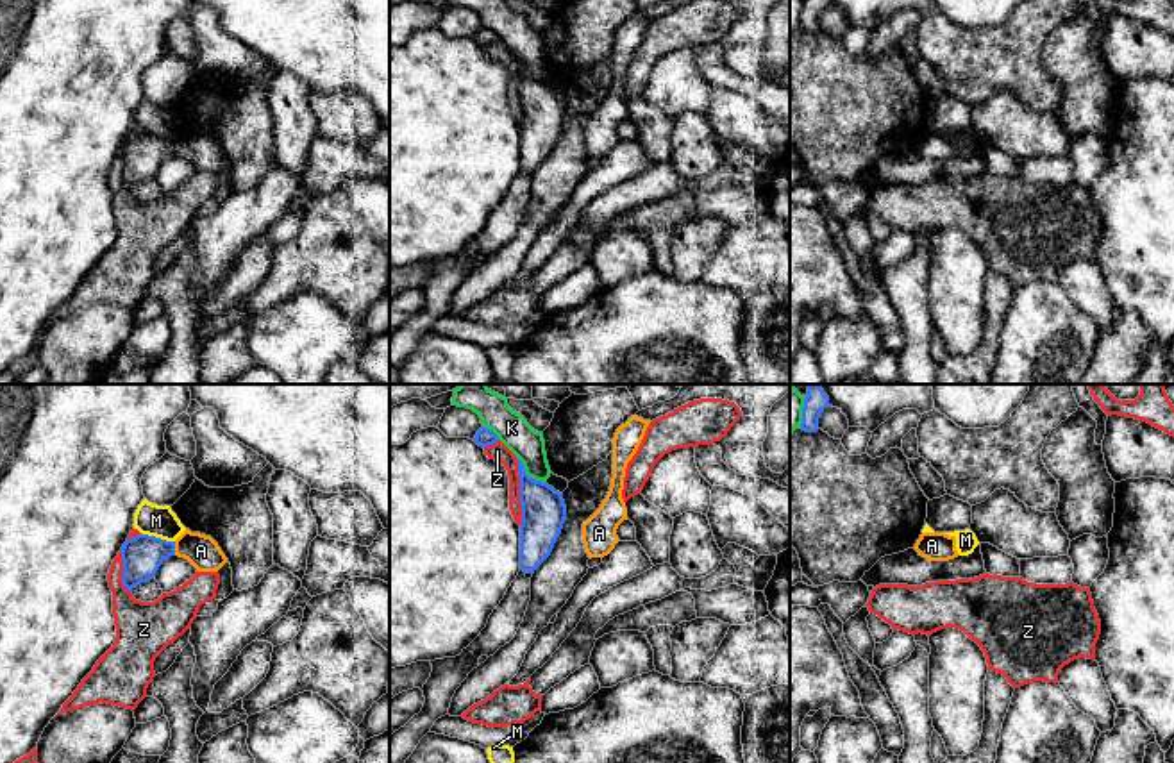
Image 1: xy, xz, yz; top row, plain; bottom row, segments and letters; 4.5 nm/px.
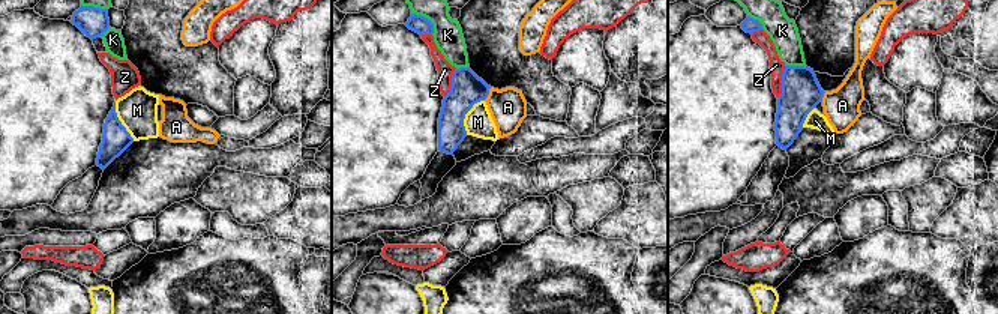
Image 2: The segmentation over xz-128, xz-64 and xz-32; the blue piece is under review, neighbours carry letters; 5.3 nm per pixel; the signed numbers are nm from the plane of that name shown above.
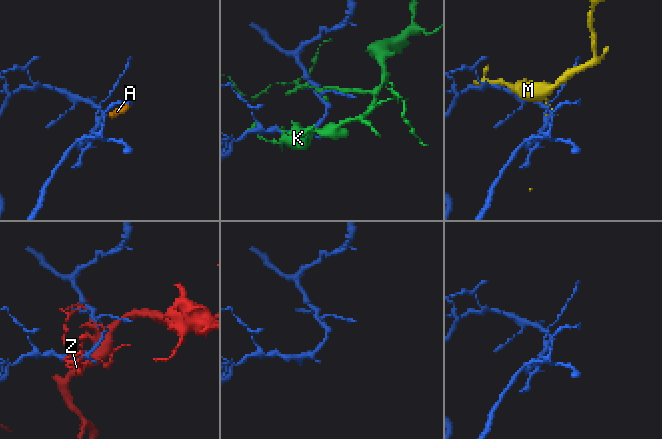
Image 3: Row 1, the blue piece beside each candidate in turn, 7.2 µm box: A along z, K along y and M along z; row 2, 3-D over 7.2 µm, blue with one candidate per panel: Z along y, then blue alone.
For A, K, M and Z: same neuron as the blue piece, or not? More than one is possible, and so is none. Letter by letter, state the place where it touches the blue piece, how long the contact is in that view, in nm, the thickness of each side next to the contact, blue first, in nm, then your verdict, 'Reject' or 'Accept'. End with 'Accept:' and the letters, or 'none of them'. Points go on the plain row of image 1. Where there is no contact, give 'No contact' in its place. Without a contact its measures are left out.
A: Touches blue at xy (174, 149). Shared border 60 nm. Thickness 180 nm (blue) against 150 nm. Reject
K: Touches blue at xz (526, 74). Shared border 190 nm. Thickness 200 nm (blue) against 150 nm. Reject
M: Touches blue at xy (158, 138). Shared border 160 nm. Thickness 180 nm (blue) against 140 nm. Reject
Z: Touches blue at xz (520, 92). Shared border 320 nm. Thickness 200 nm (blue) against 80 nm. Reject
Accept: none of them

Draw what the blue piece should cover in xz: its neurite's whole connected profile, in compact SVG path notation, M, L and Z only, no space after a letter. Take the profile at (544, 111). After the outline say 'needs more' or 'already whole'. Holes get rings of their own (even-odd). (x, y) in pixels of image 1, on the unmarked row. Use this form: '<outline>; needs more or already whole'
M518 61L520 75L520 170L534 170L550 155L556 139L561 134L566 105L563 93L547 82L536 80L525 73L524 63Z; already whole

